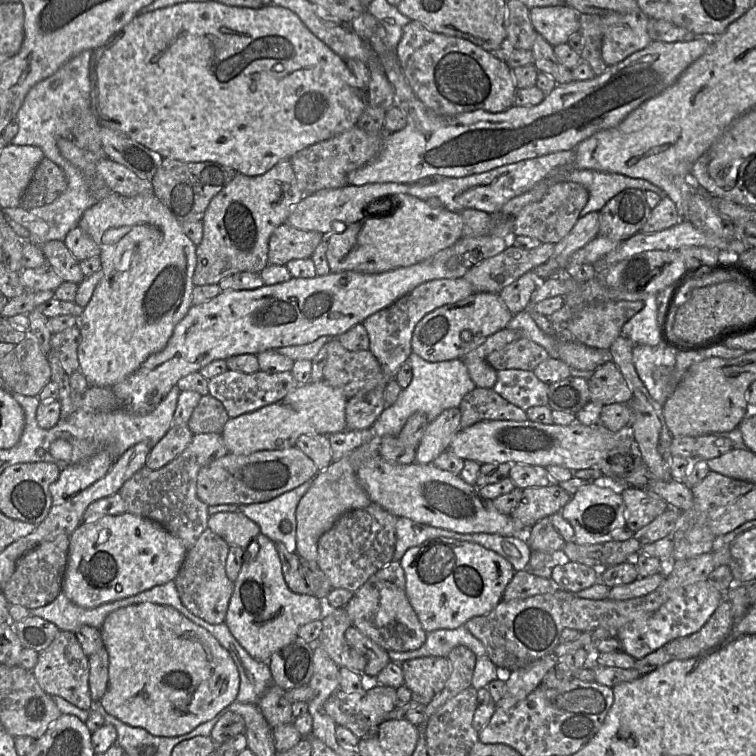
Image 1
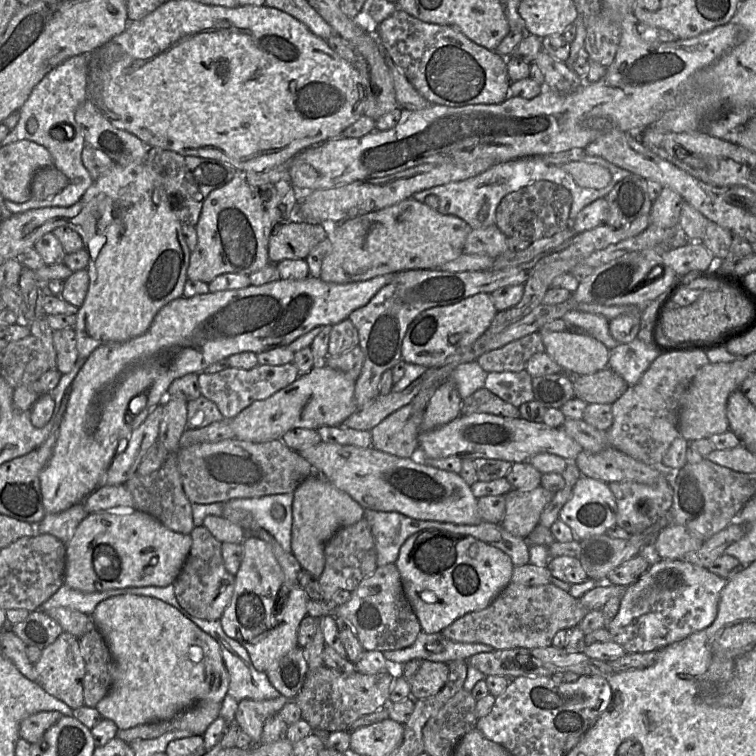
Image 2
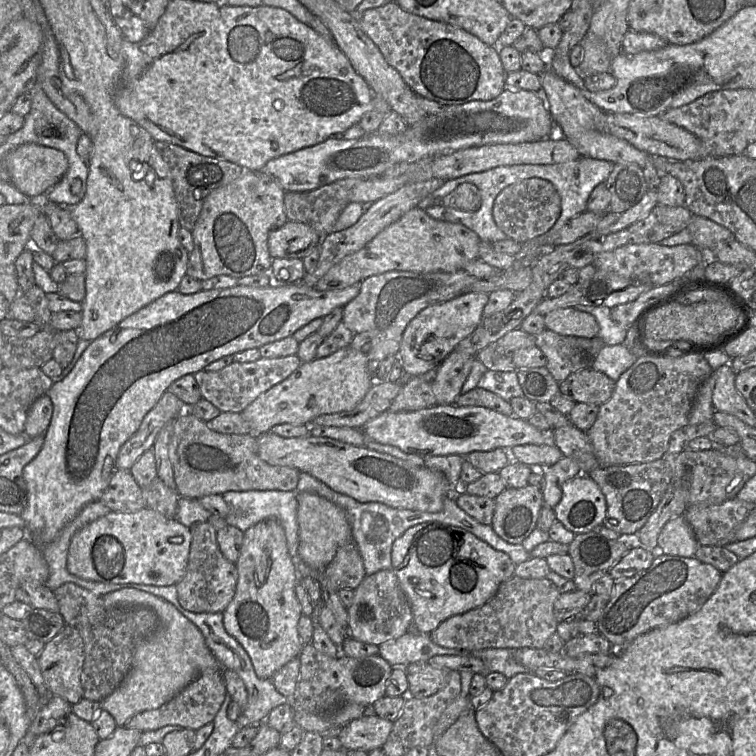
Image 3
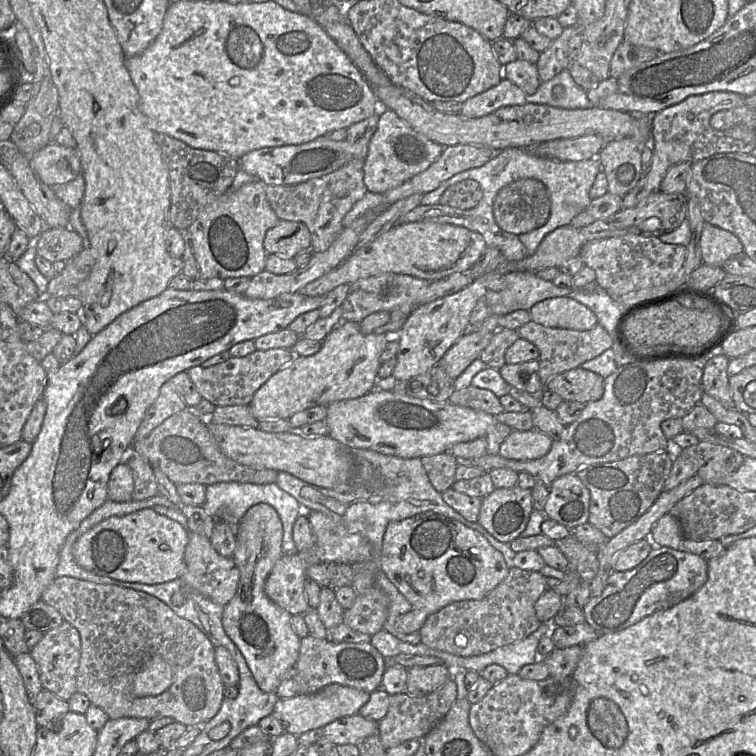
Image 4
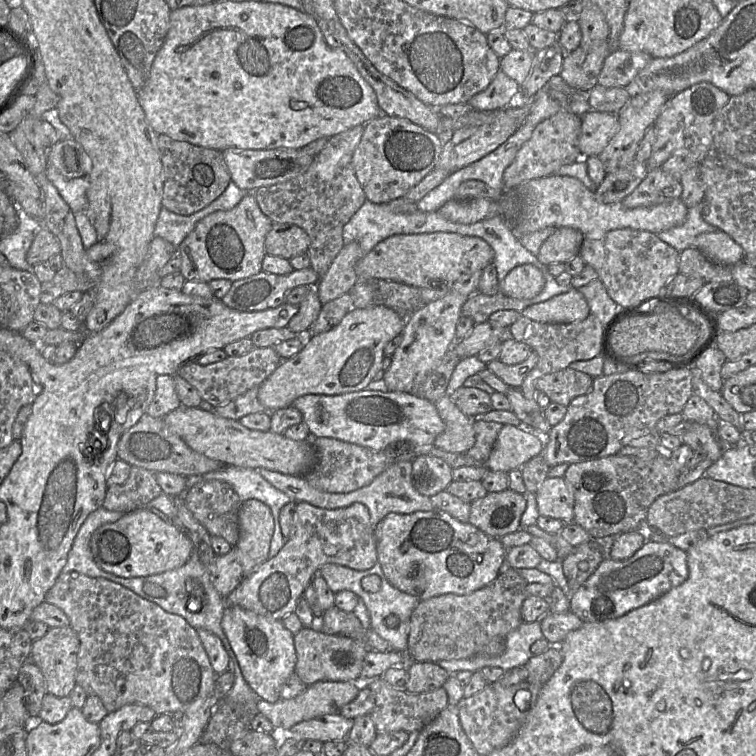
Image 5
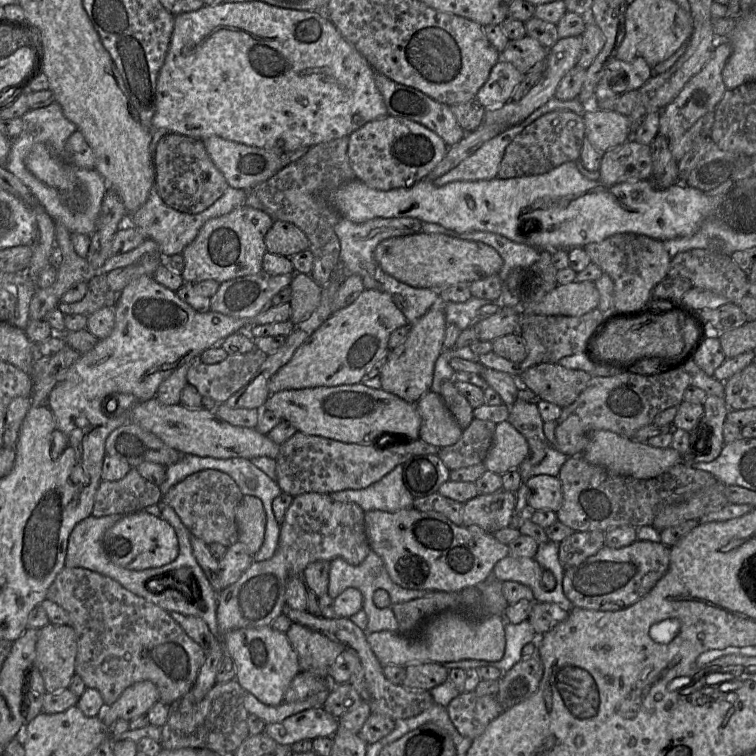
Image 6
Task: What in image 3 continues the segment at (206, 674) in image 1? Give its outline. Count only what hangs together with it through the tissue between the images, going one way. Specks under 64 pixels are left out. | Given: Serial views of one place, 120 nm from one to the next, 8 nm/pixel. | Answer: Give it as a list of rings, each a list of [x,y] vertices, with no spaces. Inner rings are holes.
[[[121,589],[103,596],[107,608],[112,610],[121,608],[145,607],[154,610],[159,618],[158,627],[144,640],[137,643],[132,665],[121,684],[100,703],[100,708],[107,711],[115,720],[117,726],[124,726],[135,715],[160,708],[189,683],[196,679],[204,670],[218,670],[220,663],[206,644],[199,628],[185,617],[173,604],[163,598],[137,589]]]

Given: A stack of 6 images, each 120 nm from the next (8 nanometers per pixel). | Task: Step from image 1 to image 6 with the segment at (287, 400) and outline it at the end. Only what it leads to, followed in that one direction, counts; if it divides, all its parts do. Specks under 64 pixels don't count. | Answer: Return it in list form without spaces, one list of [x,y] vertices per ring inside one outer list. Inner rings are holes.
[[[364,289],[349,306],[332,313],[329,318],[293,354],[290,361],[281,367],[270,379],[268,389],[271,394],[283,390],[333,387],[359,384],[375,363],[389,353],[388,341],[392,332],[408,324],[408,320],[387,293]]]

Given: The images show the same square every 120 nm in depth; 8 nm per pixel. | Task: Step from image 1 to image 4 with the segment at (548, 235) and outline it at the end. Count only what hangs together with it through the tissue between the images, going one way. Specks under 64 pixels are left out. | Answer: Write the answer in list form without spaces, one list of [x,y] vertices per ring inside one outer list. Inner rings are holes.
[[[521,179],[505,186],[493,205],[497,225],[517,236],[543,226],[550,210],[549,192],[541,181],[535,179]]]

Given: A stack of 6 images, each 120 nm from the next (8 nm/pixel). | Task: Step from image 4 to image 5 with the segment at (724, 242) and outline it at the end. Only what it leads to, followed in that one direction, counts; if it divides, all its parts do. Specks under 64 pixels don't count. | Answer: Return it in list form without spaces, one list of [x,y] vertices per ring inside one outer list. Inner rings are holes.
[[[722,230],[699,234],[695,247],[709,259],[723,265],[733,266],[744,260],[743,248]]]

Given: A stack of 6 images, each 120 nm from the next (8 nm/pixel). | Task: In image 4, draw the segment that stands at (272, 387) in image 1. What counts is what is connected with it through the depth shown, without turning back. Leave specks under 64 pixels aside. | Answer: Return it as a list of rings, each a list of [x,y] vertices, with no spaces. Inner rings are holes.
[[[256,349],[253,353],[244,357],[231,356],[228,360],[214,366],[208,368],[204,368],[201,365],[194,366],[186,372],[202,398],[216,407],[249,405],[257,390],[272,375],[290,364],[294,358],[295,355],[290,349]]]

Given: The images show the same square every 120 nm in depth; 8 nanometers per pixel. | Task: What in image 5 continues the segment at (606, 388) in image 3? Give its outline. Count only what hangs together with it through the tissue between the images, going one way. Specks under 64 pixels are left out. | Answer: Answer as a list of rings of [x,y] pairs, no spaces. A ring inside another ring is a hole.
[[[568,367],[540,377],[536,389],[544,392],[552,402],[568,406],[573,400],[586,395],[592,385],[592,376]]]

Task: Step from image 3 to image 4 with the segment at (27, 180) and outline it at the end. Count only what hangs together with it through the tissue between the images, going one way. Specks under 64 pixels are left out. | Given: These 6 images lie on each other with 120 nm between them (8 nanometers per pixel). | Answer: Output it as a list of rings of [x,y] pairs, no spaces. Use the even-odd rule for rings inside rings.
[[[50,142],[29,157],[31,168],[49,187],[66,184],[82,174],[81,158],[77,148]]]

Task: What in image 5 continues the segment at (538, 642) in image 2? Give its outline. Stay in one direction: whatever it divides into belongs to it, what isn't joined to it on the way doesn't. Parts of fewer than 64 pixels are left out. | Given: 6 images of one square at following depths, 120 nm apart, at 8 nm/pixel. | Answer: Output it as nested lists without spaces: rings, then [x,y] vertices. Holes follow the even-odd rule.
[[[510,568],[488,585],[467,595],[443,594],[420,601],[410,617],[408,647],[406,655],[414,661],[438,662],[440,660],[460,660],[476,657],[495,637],[506,635],[523,623],[521,607],[526,595],[528,582]]]

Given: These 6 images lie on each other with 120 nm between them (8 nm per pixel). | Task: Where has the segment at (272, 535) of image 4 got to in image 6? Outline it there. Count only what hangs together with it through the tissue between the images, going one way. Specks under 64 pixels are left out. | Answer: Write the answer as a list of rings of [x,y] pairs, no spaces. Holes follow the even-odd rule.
[[[244,495],[236,508],[238,541],[255,555],[261,548],[266,530],[266,512],[261,499]],[[270,625],[234,629],[225,633],[223,644],[225,652],[236,664],[236,680],[244,690],[269,706],[276,706],[284,702],[284,696],[291,681],[301,671],[298,656],[286,633]]]

